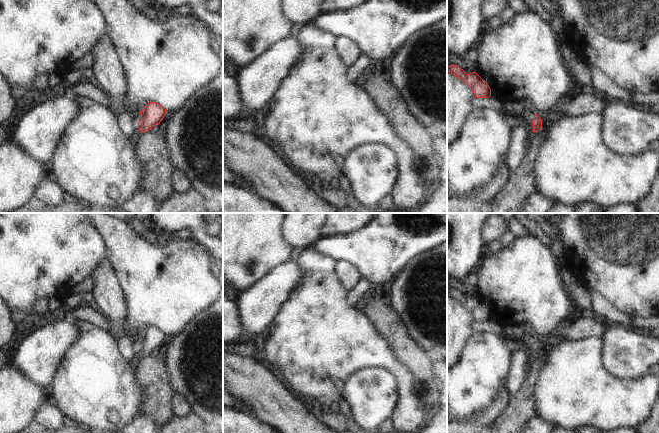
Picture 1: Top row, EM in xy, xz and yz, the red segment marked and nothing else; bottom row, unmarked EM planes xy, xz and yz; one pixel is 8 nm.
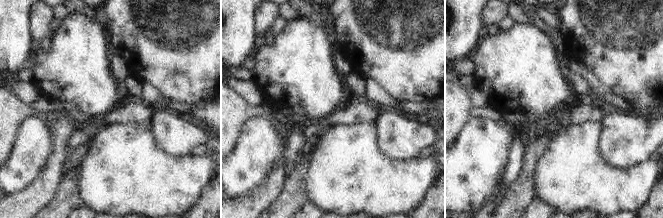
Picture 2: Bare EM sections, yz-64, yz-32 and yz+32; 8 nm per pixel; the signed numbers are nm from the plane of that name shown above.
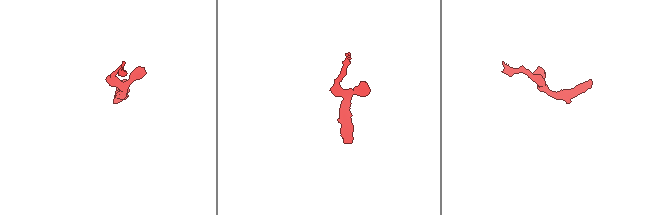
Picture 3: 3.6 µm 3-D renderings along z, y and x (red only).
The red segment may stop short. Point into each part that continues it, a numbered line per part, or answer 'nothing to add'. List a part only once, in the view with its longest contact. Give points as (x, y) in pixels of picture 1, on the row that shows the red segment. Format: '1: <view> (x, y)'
nothing to add

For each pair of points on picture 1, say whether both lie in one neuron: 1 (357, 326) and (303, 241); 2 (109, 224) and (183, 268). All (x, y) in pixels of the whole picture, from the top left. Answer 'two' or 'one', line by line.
1: two
2: one

